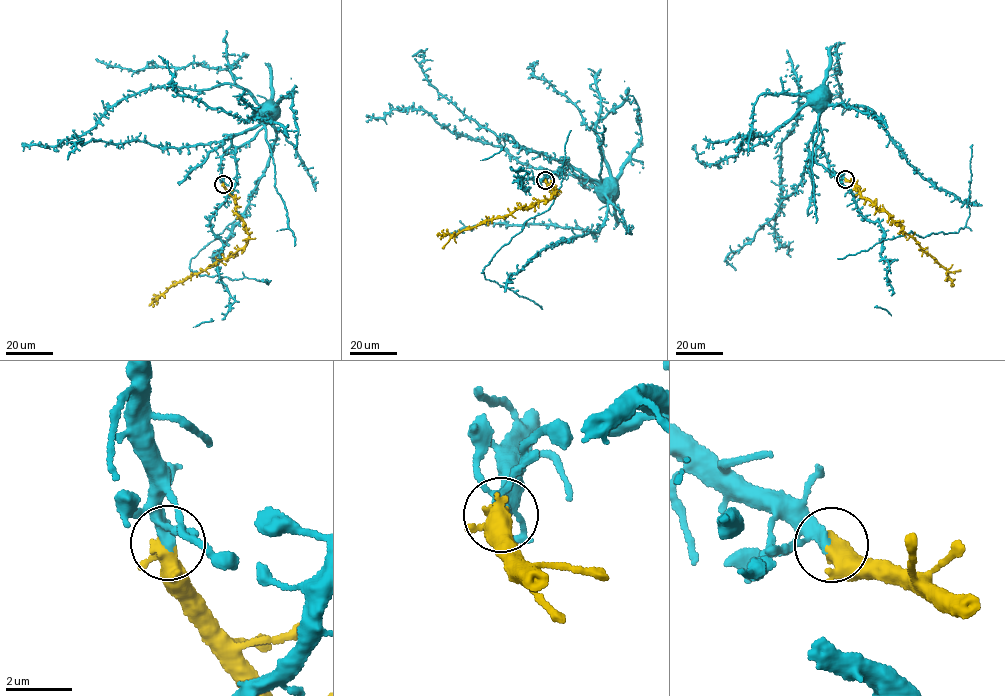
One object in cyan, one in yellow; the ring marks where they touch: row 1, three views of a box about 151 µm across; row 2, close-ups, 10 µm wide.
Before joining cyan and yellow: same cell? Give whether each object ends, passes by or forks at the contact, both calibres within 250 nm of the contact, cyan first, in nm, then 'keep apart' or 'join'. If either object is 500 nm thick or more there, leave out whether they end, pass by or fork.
cyan passes by | yellow forks | 280/360 nm | join

